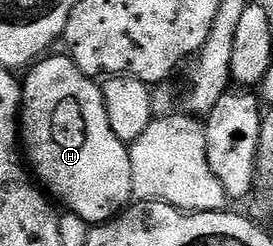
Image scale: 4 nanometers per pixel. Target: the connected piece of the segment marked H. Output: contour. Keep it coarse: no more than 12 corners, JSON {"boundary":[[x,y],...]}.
{"boundary":[[70,56],[22,81],[25,160],[66,211],[132,203],[131,153]]}

